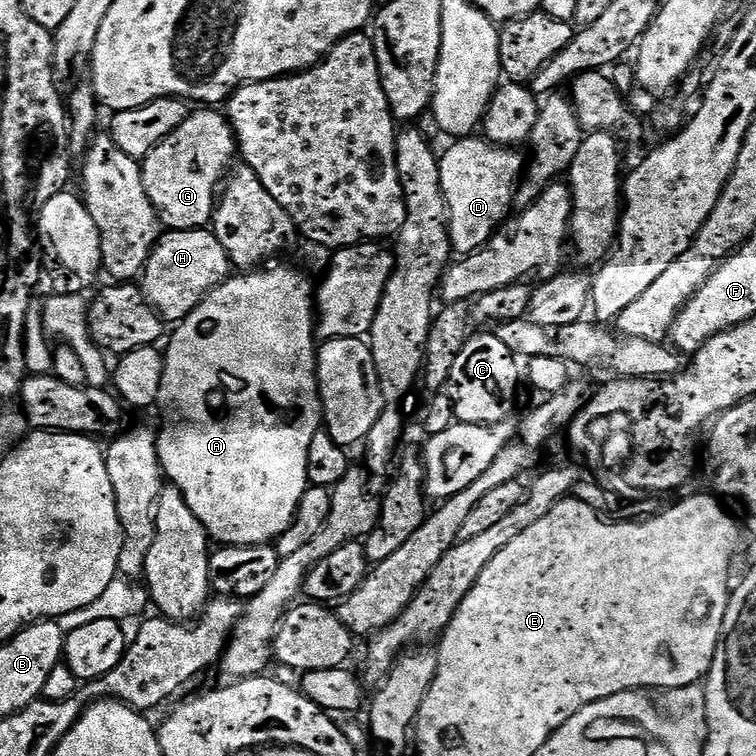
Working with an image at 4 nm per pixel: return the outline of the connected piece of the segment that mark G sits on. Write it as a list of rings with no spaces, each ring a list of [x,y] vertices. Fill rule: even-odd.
[[[208,106],[199,110],[189,111],[186,122],[150,150],[140,170],[146,194],[160,215],[161,225],[174,232],[211,225],[218,189],[238,156],[236,135],[227,115]]]

